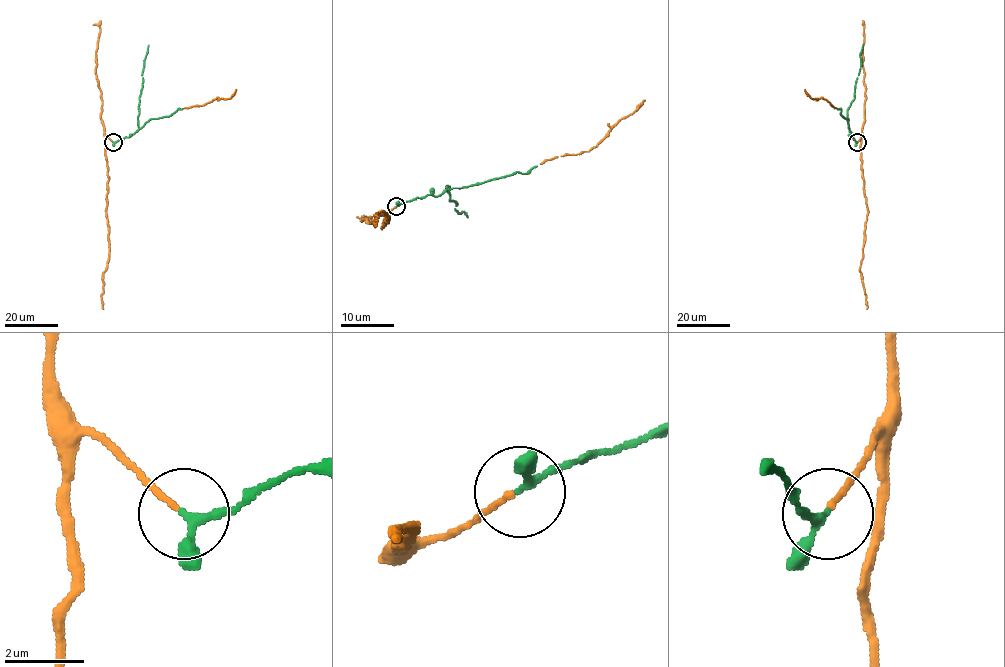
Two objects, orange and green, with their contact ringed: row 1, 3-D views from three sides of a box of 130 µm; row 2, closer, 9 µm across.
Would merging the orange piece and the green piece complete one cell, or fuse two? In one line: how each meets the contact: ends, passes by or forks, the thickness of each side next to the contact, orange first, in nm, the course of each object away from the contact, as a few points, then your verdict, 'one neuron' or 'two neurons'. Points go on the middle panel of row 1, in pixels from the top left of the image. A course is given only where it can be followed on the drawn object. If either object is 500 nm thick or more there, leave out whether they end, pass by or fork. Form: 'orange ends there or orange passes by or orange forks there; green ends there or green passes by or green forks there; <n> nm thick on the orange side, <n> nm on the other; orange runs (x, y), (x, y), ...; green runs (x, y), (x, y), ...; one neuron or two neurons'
orange ends there; green passes by; 140 nm thick on the orange side, 180 nm on the other; orange runs (396, 207), (380, 212), (385, 213), (381, 227), (388, 217), (383, 211), (376, 215), (376, 225); green runs (396, 207), (417, 197), (440, 196), (449, 185), (449, 201), (456, 201), (455, 209), (468, 217); one neuron

